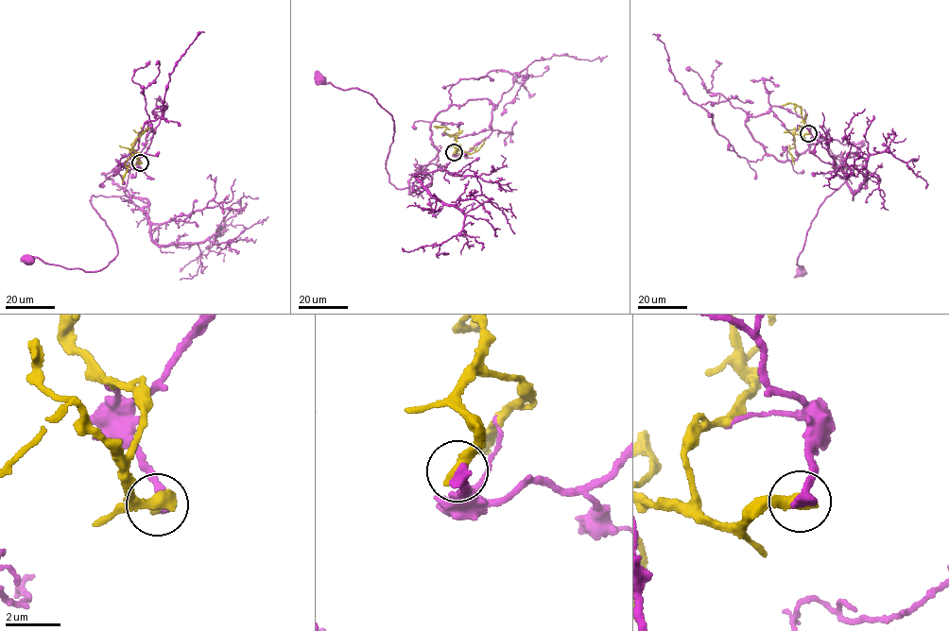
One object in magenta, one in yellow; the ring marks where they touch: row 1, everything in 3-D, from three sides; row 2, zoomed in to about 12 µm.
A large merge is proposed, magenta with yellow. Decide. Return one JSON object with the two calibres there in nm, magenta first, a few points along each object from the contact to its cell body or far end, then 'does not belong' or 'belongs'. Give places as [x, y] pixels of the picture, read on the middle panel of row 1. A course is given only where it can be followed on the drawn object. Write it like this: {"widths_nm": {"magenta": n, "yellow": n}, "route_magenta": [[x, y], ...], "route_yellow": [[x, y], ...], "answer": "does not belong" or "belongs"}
{"widths_nm": {"magenta": 440, "yellow": 400}, "route_magenta": [[454, 152], [491, 132], [487, 99], [435, 117], [438, 153], [410, 194], [385, 168], [391, 116], [319, 81]], "route_yellow": [[454, 152], [456, 144], [459, 144], [457, 150], [470, 153], [477, 150], [484, 139]], "answer": "does not belong"}

